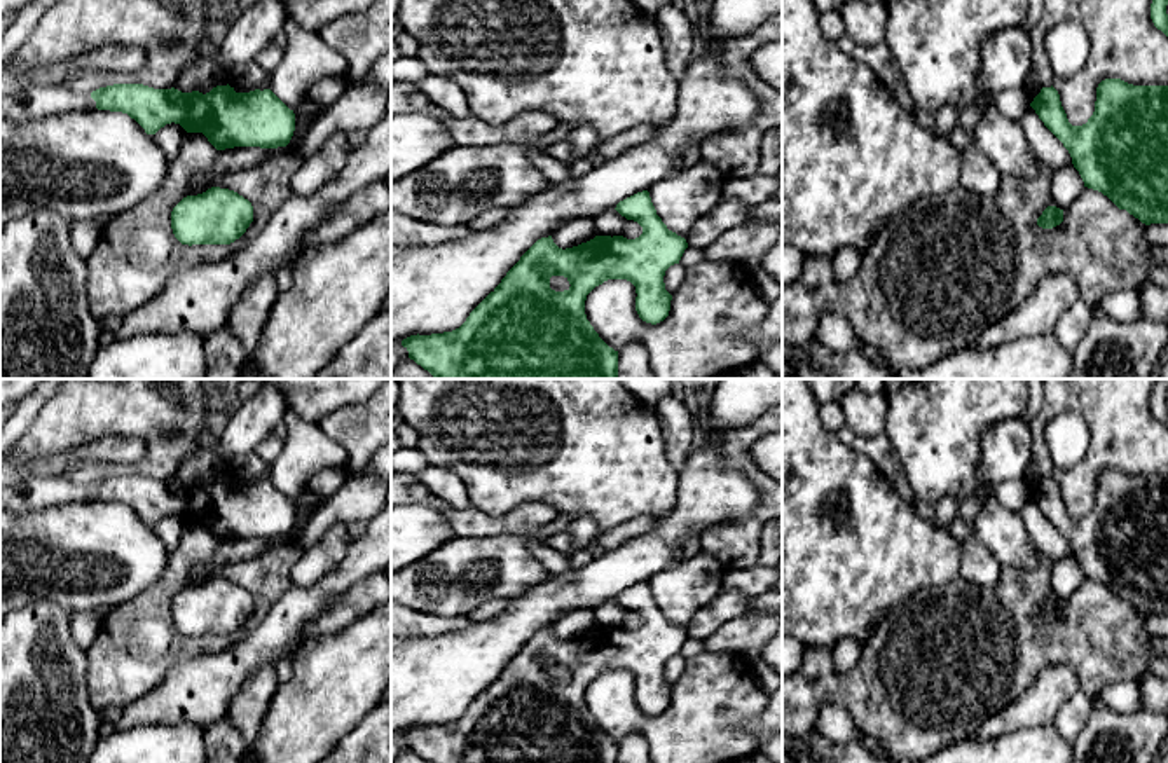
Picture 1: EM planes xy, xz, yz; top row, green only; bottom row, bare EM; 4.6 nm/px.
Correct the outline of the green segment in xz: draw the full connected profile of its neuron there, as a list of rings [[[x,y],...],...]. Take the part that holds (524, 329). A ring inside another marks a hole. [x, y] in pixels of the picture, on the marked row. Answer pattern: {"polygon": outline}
{"polygon": [[[648,190],[620,201],[615,210],[637,222],[642,234],[636,239],[595,236],[566,250],[552,236],[538,239],[459,328],[403,339],[409,358],[435,379],[618,379],[618,351],[587,320],[587,295],[608,279],[627,279],[636,286],[639,318],[651,325],[663,321],[672,300],[663,276],[679,264],[688,243],[667,229]],[[552,276],[564,276],[571,286],[552,290]]]}

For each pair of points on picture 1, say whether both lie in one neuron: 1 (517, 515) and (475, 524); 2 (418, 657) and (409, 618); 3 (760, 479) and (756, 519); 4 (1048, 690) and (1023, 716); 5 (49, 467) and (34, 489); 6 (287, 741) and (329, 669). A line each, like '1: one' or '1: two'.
1: one
2: two
3: one
4: one
5: two
6: one

